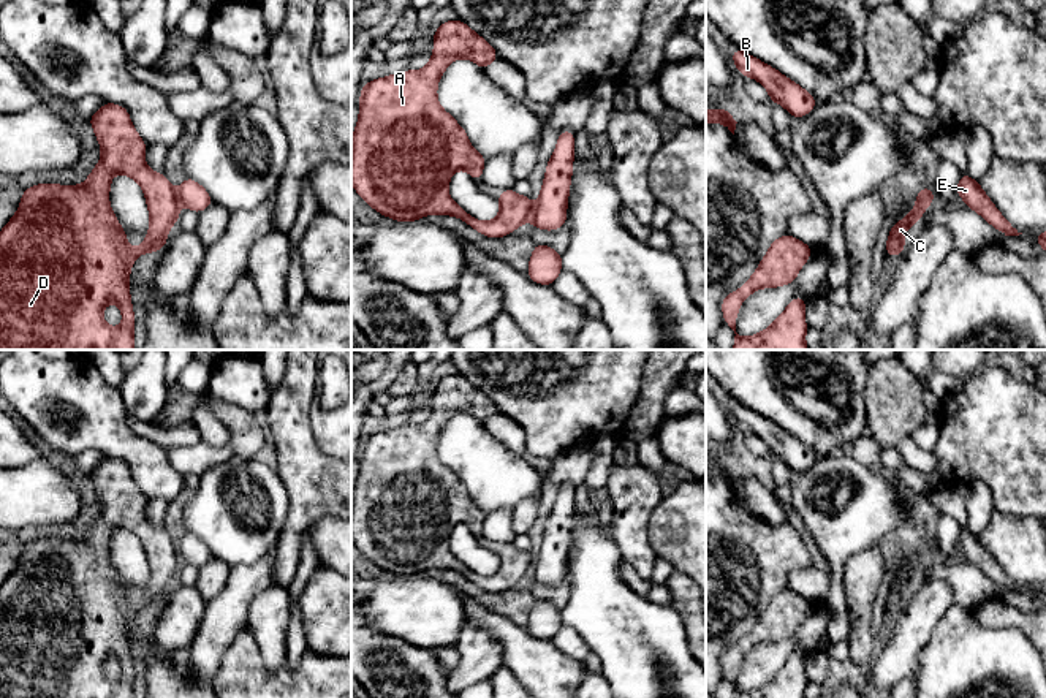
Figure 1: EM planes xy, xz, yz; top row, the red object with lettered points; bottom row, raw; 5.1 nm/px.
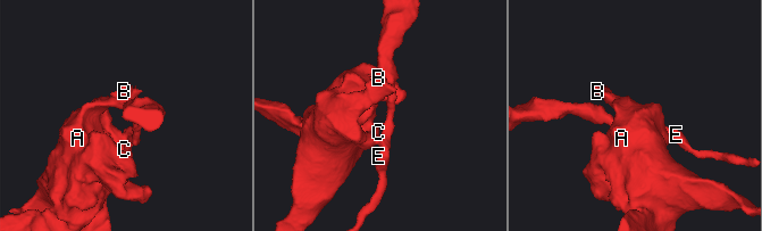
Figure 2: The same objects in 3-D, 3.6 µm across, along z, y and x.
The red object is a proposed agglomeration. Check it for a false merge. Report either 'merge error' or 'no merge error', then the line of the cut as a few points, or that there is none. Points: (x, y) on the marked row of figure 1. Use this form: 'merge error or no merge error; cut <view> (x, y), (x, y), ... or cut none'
merge error; cut xz (534, 206), (529, 217)

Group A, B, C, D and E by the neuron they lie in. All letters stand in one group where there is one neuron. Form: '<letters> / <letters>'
A B C D / E

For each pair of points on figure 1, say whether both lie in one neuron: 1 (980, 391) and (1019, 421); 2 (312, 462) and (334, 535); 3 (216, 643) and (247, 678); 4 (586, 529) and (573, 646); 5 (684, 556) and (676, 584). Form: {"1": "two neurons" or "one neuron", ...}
{"1": "one neuron", "2": "two neurons", "3": "two neurons", "4": "two neurons", "5": "two neurons"}

